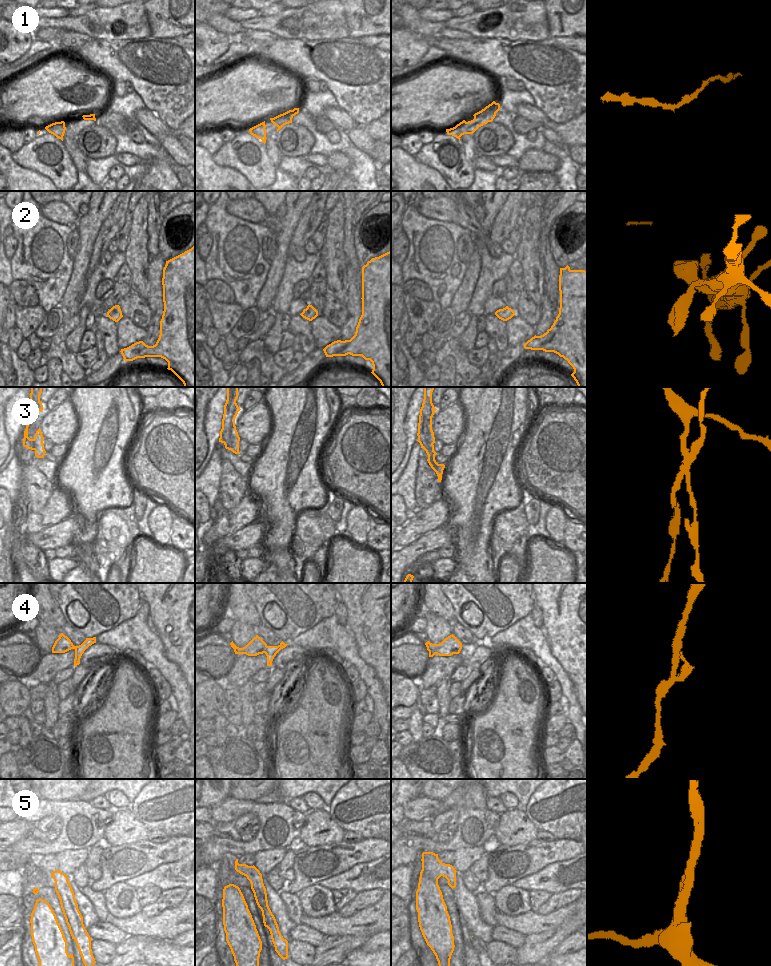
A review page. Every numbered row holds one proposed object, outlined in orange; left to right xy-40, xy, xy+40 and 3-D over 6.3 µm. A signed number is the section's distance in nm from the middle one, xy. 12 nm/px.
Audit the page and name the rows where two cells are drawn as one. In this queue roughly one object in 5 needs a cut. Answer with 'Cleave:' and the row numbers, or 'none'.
Cleave: 3

